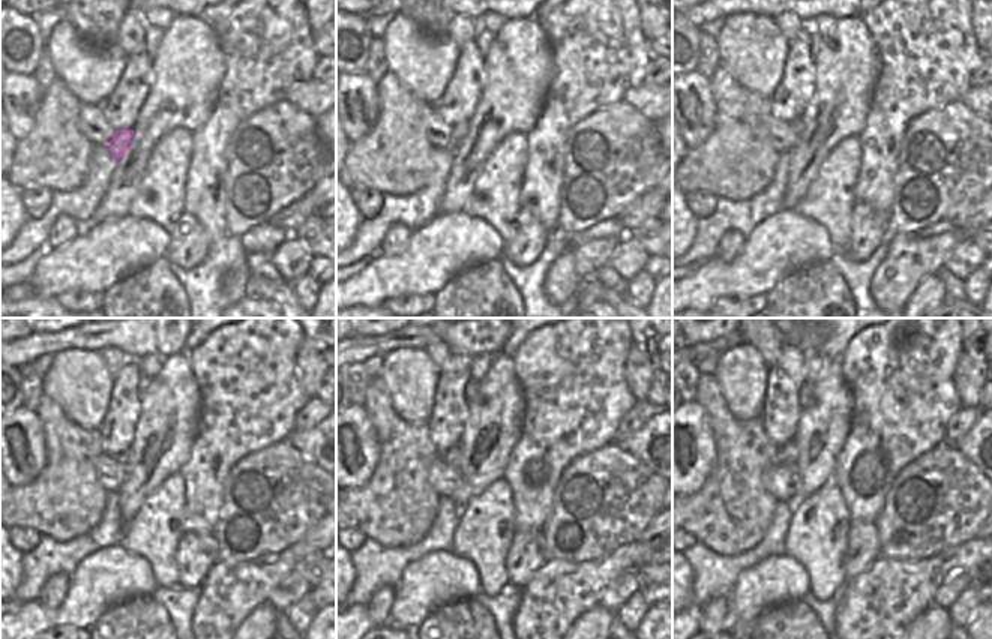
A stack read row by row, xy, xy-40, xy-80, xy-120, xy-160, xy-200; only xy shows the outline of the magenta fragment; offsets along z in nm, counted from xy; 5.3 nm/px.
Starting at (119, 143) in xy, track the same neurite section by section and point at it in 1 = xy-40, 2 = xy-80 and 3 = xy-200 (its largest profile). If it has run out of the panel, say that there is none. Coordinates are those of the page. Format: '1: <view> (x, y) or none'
1: xy-40 (459, 131)
2: xy-80 (796, 126)
3: xy-200 (788, 452)

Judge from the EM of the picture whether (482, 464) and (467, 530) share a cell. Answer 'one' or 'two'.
two

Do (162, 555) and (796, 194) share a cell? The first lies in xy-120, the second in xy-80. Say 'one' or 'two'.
two

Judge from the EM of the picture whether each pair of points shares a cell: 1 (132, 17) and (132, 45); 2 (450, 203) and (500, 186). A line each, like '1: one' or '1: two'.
1: one
2: two

